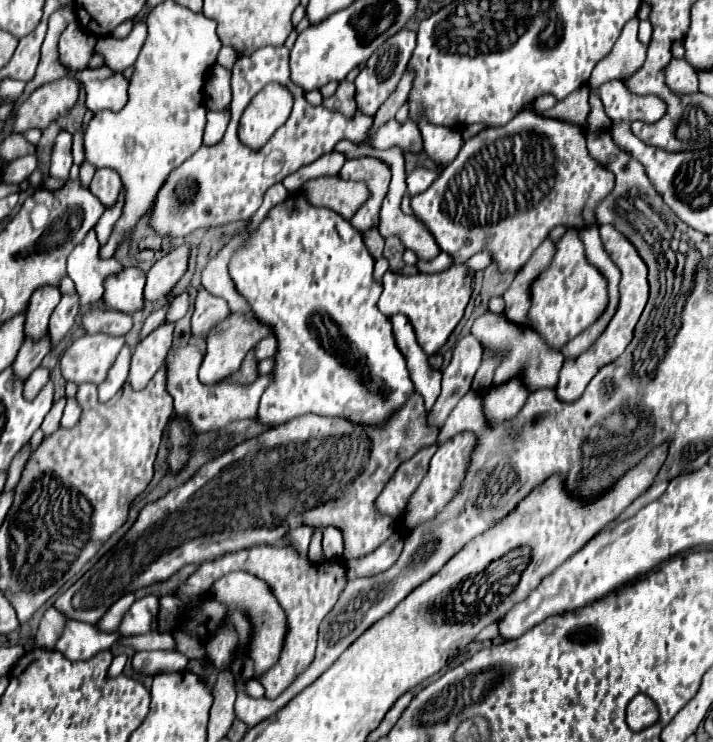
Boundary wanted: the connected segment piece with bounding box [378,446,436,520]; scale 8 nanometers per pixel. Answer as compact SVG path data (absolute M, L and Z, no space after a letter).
M428 446L420 450L410 462L404 462L400 466L400 470L378 496L378 510L390 514L396 520L404 516L406 502L410 500L410 494L414 494L414 490L418 488L418 482L422 482L422 478L426 476L426 466L434 456L434 450L436 446Z

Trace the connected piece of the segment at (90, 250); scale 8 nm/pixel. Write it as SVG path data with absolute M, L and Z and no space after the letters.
M96 232L84 238L68 256L68 276L72 278L82 306L96 304L104 292L104 280L122 270L118 260L100 260L96 250Z

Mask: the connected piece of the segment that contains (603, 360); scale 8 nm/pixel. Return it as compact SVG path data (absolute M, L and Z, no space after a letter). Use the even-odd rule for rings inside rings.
M608 224L600 228L600 238L602 238L604 250L608 252L608 256L620 268L620 274L622 274L622 278L620 278L620 302L618 302L616 314L612 316L604 334L600 334L596 338L596 342L586 352L582 352L580 356L564 360L564 366L560 370L560 378L558 378L558 384L556 384L556 396L558 396L560 402L576 402L584 394L590 380L598 374L598 370L602 366L614 362L626 350L632 340L634 326L636 326L636 322L638 322L640 314L646 306L646 300L648 300L648 280L646 280L648 270L646 270L646 264L642 262L642 258L638 258L634 246Z

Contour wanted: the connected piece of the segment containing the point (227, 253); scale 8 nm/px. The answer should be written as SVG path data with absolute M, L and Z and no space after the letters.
M224 246L204 268L202 272L202 286L206 286L206 290L210 290L210 294L226 298L230 308L244 308L246 300L240 298L240 294L236 294L234 284L230 282L230 274L228 274L228 262L232 258L232 248Z

